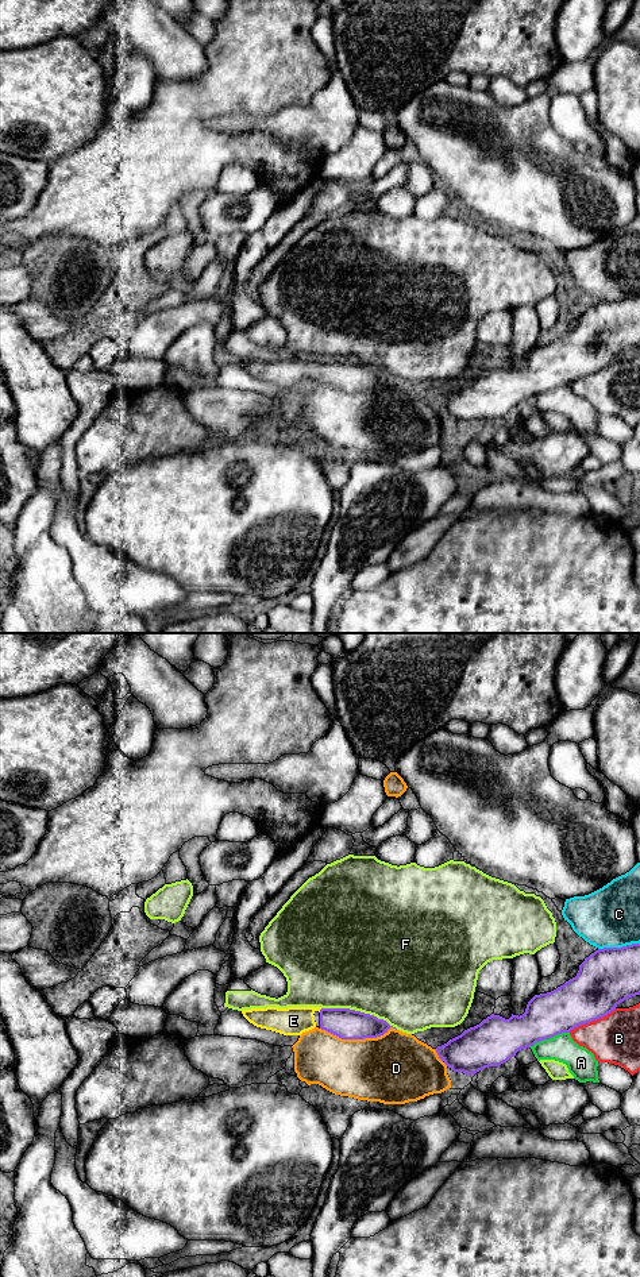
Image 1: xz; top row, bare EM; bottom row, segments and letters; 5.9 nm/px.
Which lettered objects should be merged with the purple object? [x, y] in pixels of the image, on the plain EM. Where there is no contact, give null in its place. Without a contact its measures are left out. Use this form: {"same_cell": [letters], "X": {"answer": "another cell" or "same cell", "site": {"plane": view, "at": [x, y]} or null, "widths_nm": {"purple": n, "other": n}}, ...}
{"same_cell": ["E"], "A": {"answer": "another cell", "site": {"plane": "xz", "at": [548, 390]}, "widths_nm": {"purple": 260, "other": 170}}, "B": {"answer": "another cell", "site": {"plane": "xz", "at": [592, 373]}, "widths_nm": {"purple": 320, "other": 300}}, "C": {"answer": "another cell", "site": {"plane": "xz", "at": [619, 300]}, "widths_nm": {"purple": 340, "other": 360}}, "D": {"answer": "another cell", "site": {"plane": "xz", "at": [358, 390]}, "widths_nm": {"purple": 180, "other": 400}}, "E": {"answer": "same cell", "site": {"plane": "xz", "at": [320, 362]}, "widths_nm": {"purple": 180, "other": 180}}, "F": {"answer": "another cell", "site": {"plane": "xz", "at": [359, 363]}, "widths_nm": {"purple": 180, "other": 500}}}

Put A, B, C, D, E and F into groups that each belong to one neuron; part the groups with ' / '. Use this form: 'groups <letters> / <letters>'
groups A / B / C / D / E / F

